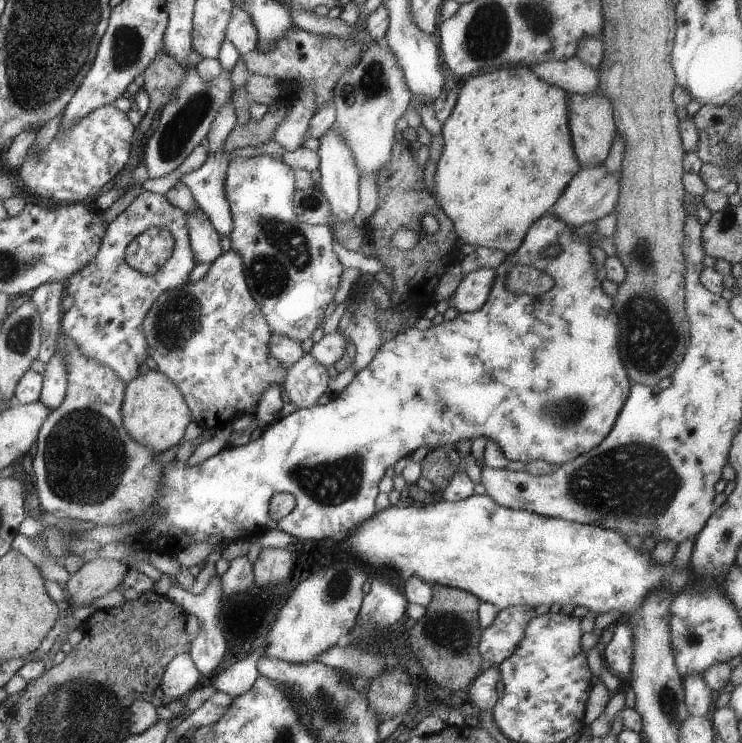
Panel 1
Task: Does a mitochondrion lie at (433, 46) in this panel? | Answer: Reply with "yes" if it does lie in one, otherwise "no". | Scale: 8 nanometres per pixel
no

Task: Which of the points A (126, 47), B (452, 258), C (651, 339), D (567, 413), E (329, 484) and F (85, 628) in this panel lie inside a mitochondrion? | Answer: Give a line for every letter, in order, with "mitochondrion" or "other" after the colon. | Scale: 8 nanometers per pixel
A: mitochondrion
B: other
C: mitochondrion
D: mitochondrion
E: mitochondrion
F: other

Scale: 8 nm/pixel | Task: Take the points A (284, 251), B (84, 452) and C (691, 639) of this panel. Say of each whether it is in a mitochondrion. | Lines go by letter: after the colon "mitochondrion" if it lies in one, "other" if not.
A: mitochondrion
B: mitochondrion
C: mitochondrion

